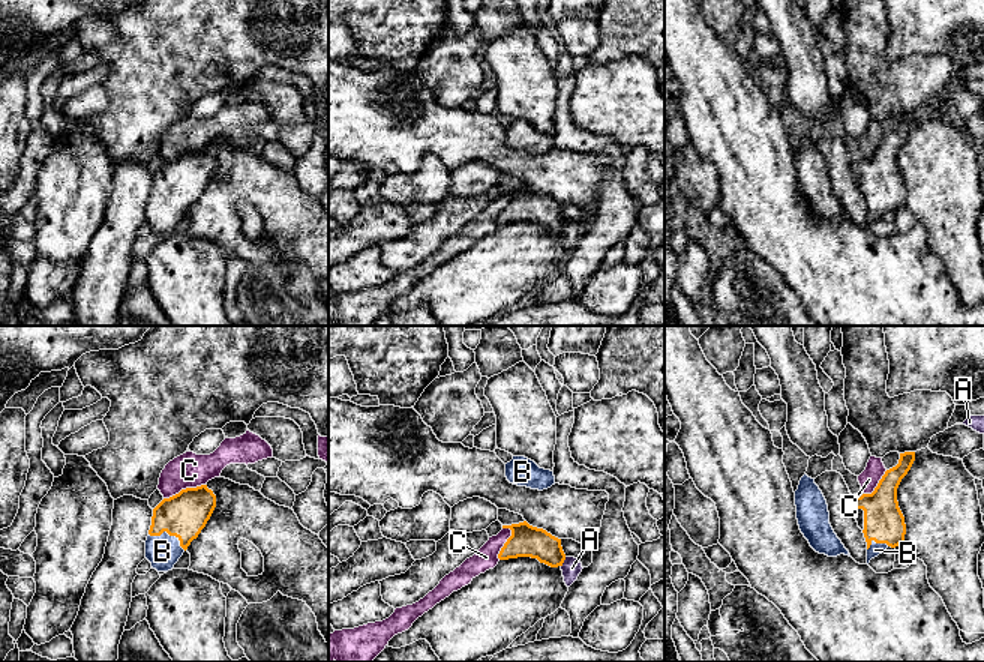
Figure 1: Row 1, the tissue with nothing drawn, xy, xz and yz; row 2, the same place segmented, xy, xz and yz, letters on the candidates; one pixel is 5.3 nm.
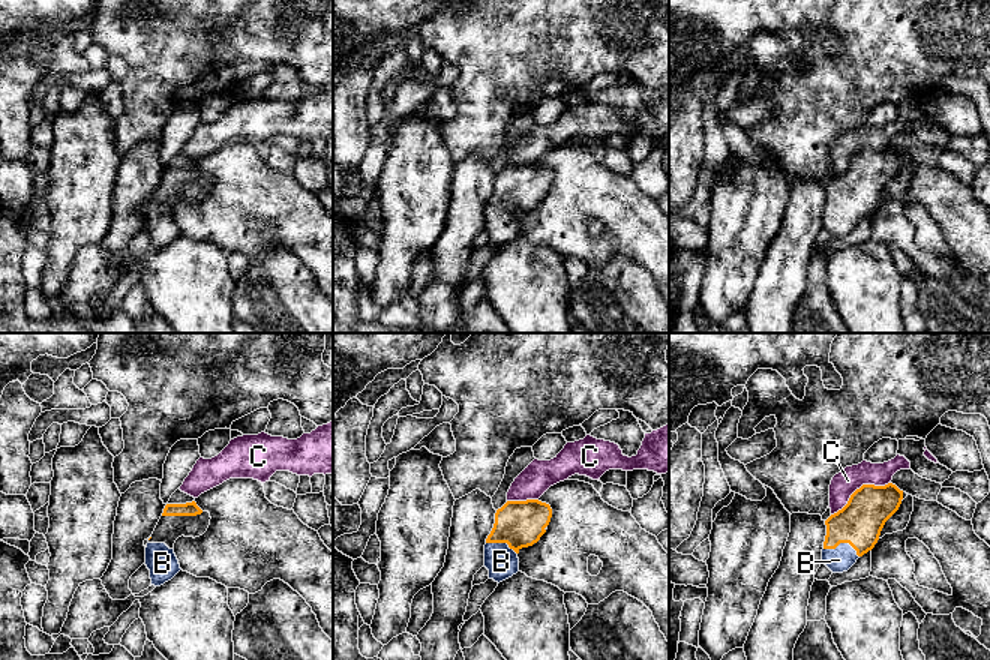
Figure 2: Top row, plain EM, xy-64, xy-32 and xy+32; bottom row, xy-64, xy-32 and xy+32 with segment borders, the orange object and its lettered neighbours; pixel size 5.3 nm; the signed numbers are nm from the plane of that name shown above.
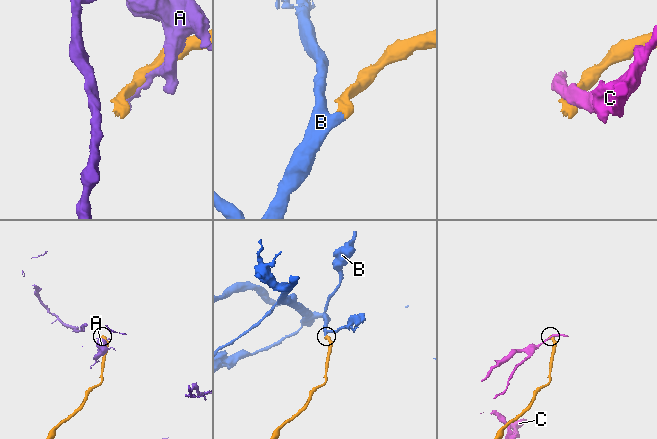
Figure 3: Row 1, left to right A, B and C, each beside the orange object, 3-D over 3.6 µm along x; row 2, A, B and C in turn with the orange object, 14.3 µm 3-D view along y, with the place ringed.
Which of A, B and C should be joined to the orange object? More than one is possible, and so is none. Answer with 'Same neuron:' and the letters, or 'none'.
Same neuron: B

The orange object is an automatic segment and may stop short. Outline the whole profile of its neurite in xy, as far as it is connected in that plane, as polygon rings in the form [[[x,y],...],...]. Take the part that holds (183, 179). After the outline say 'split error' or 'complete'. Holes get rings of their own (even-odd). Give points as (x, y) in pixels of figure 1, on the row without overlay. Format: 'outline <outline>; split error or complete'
outline [[[207,149],[182,153],[154,173],[146,204],[146,222],[158,236],[174,231],[190,206],[198,201],[216,171]]]; split error

